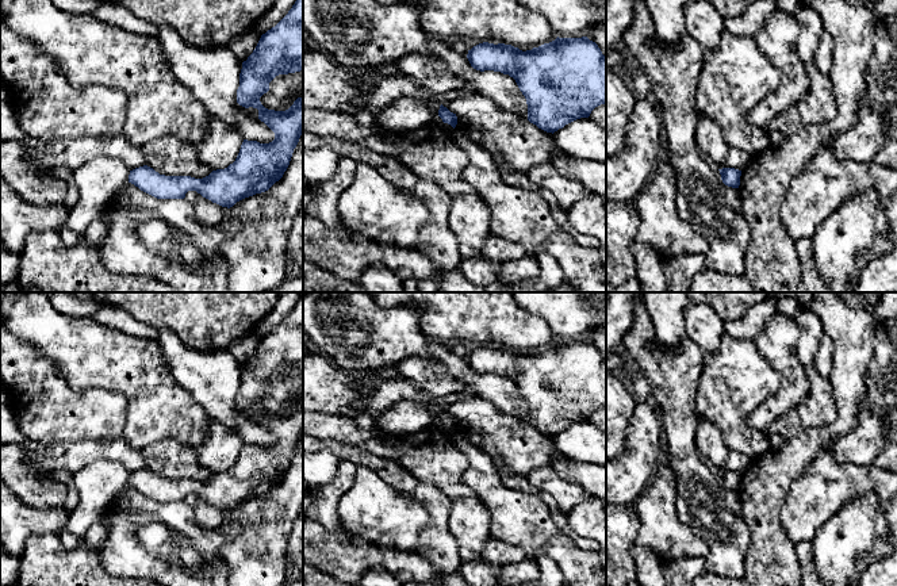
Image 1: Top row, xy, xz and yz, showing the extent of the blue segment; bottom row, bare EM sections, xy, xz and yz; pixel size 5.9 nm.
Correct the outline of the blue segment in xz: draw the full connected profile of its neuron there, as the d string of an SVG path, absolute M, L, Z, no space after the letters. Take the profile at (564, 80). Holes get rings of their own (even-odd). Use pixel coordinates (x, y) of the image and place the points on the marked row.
M557 37L526 51L511 45L483 42L468 50L467 58L476 70L513 77L526 99L528 120L547 133L553 134L576 119L589 118L595 107L606 103L606 57L587 37Z

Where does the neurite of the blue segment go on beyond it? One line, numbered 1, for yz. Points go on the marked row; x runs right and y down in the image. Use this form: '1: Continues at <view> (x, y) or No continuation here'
1: No continuation here

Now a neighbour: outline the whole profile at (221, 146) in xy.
M211 116L206 138L193 148L200 162L216 171L235 161L244 139L237 127Z

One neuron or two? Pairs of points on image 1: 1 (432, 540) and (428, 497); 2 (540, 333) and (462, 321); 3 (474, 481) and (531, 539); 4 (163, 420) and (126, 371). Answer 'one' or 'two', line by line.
1: one
2: one
3: one
4: one

